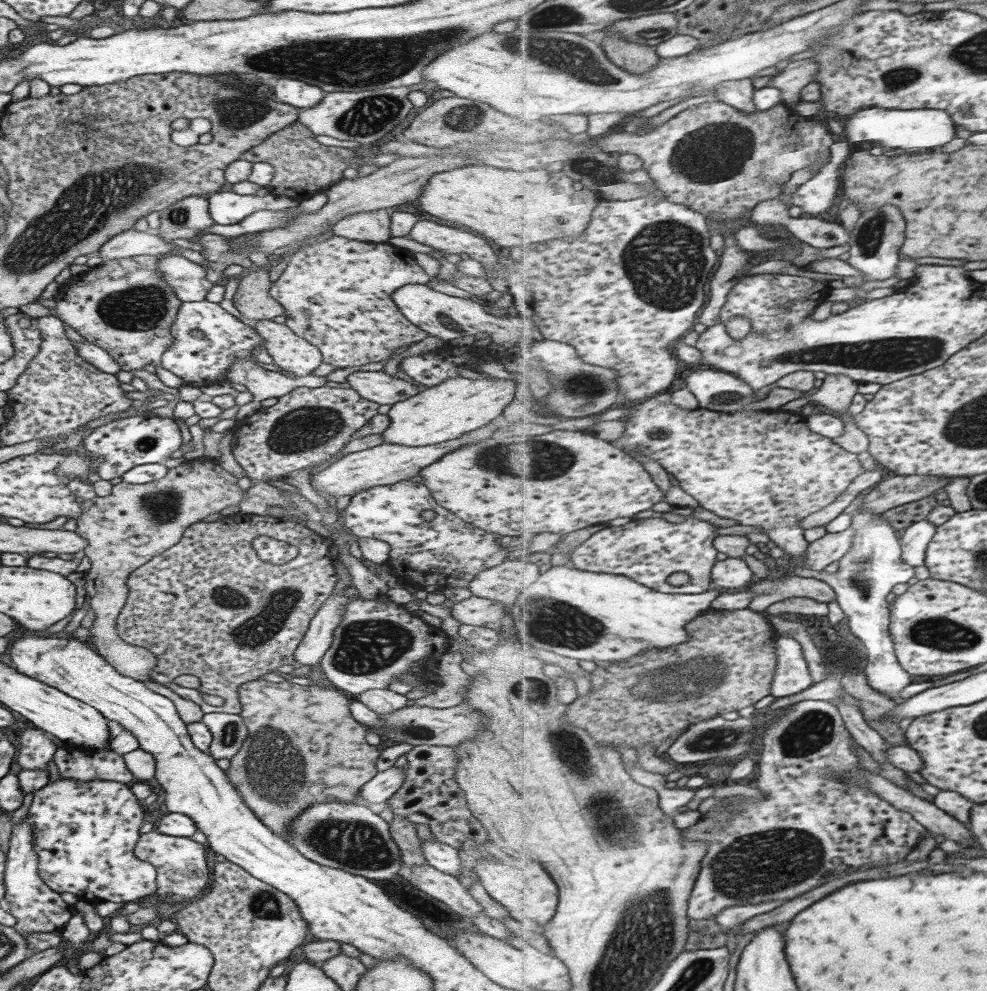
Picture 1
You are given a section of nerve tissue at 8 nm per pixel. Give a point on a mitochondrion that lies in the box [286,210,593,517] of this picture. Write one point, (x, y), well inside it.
(542, 460)

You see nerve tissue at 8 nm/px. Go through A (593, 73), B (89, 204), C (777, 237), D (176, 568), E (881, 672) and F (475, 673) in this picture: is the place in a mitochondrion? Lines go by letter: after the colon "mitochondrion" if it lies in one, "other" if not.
A: mitochondrion
B: mitochondrion
C: other
D: other
E: other
F: other

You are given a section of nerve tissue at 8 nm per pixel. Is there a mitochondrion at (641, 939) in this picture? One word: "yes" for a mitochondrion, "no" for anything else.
yes

